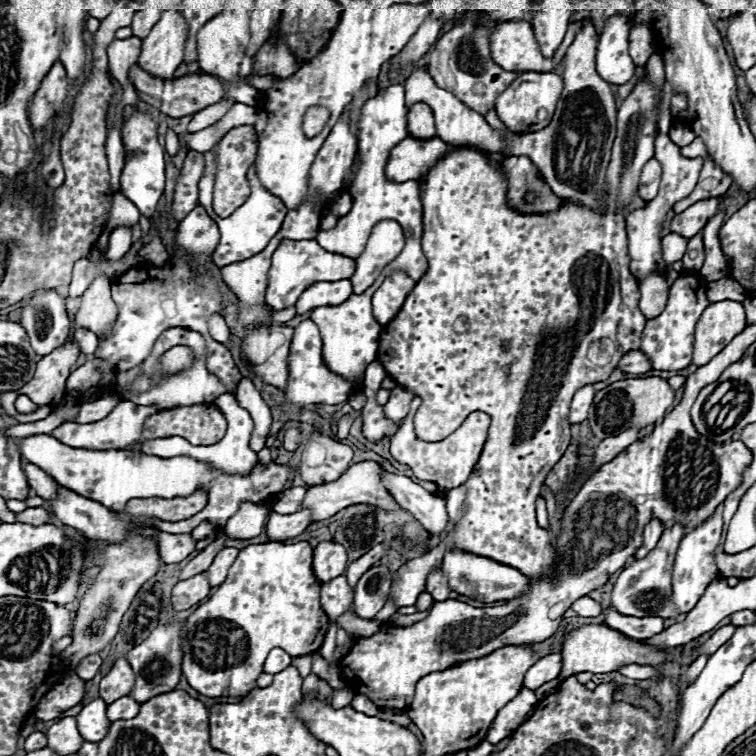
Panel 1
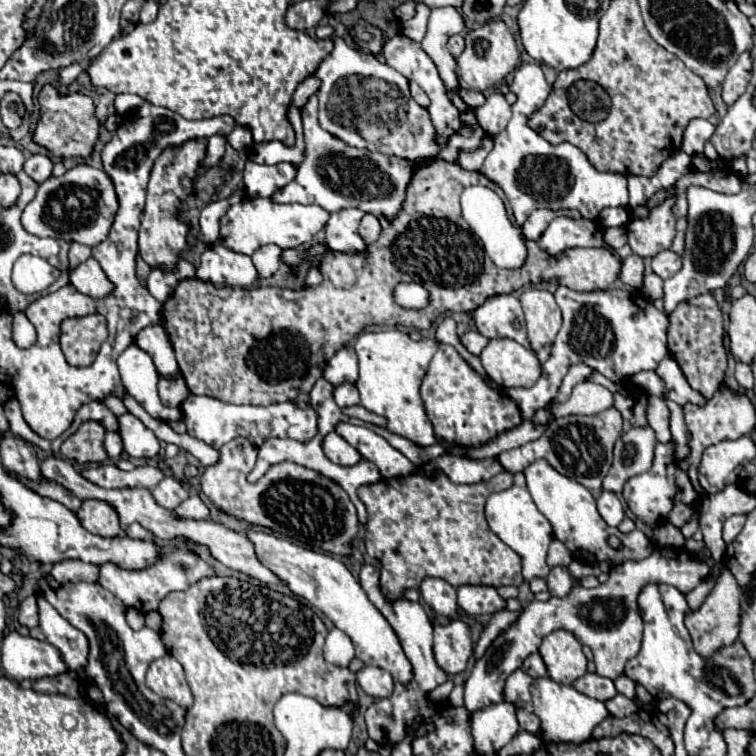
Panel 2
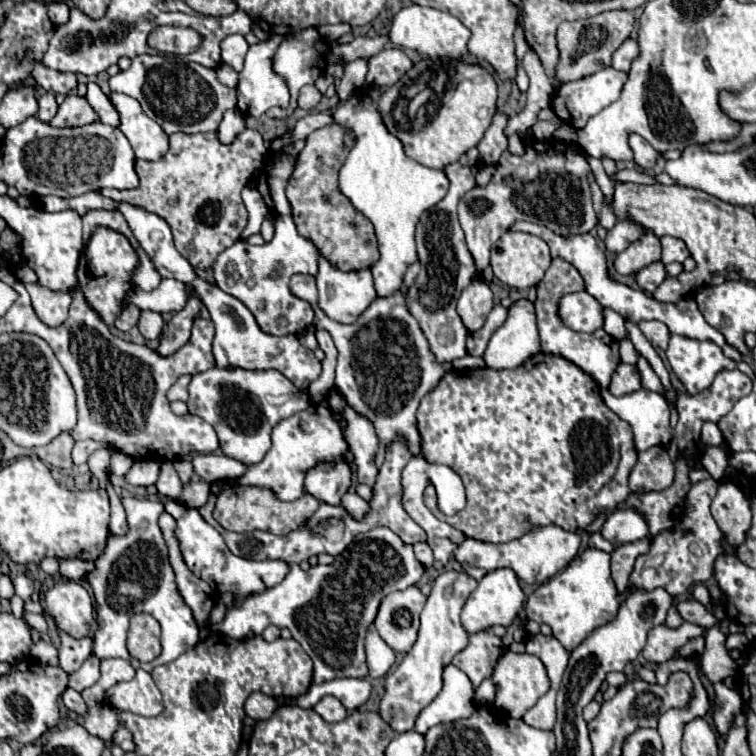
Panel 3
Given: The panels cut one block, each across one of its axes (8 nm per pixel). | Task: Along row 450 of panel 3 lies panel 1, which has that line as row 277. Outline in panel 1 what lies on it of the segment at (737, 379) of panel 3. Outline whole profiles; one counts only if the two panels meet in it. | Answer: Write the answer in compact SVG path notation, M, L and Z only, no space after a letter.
M682 274L672 284L664 312L656 318L650 318L642 332L640 350L650 360L652 370L684 370L690 366L692 346L694 346L694 328L706 306L708 306L706 286L702 284L702 280L698 276Z

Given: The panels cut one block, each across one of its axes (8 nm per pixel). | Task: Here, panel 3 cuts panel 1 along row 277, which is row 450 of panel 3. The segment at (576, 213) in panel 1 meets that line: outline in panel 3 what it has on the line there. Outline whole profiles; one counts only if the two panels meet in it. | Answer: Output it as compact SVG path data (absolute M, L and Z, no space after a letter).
M538 356L514 370L492 370L492 368L476 368L476 370L452 370L446 372L440 380L440 384L428 394L424 396L420 408L418 408L418 430L422 436L422 456L428 462L436 462L436 464L444 464L450 466L462 480L466 486L466 508L454 516L446 516L440 512L437 505L437 495L435 488L429 485L424 491L424 503L432 514L442 520L448 522L450 526L462 530L468 538L474 540L482 540L482 542L492 542L492 544L500 544L500 542L508 542L518 538L518 524L522 524L526 530L530 528L540 528L540 526L548 526L548 524L556 524L564 530L580 530L590 526L598 514L602 512L612 512L616 510L628 496L630 496L630 488L628 488L628 474L636 462L636 450L632 444L632 430L630 426L620 420L602 400L600 396L600 388L594 382L592 376L588 376L586 372L582 372L576 364L560 358L560 356Z

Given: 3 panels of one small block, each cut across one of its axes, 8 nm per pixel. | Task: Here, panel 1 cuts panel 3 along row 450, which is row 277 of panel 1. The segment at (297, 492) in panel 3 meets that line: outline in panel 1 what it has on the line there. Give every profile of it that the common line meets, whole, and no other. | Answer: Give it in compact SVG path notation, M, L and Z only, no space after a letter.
M282 240L276 252L272 254L272 266L268 270L268 288L266 288L266 304L274 310L282 310L294 306L298 296L318 280L344 280L354 274L356 262L342 254L326 252L318 246L316 240Z

